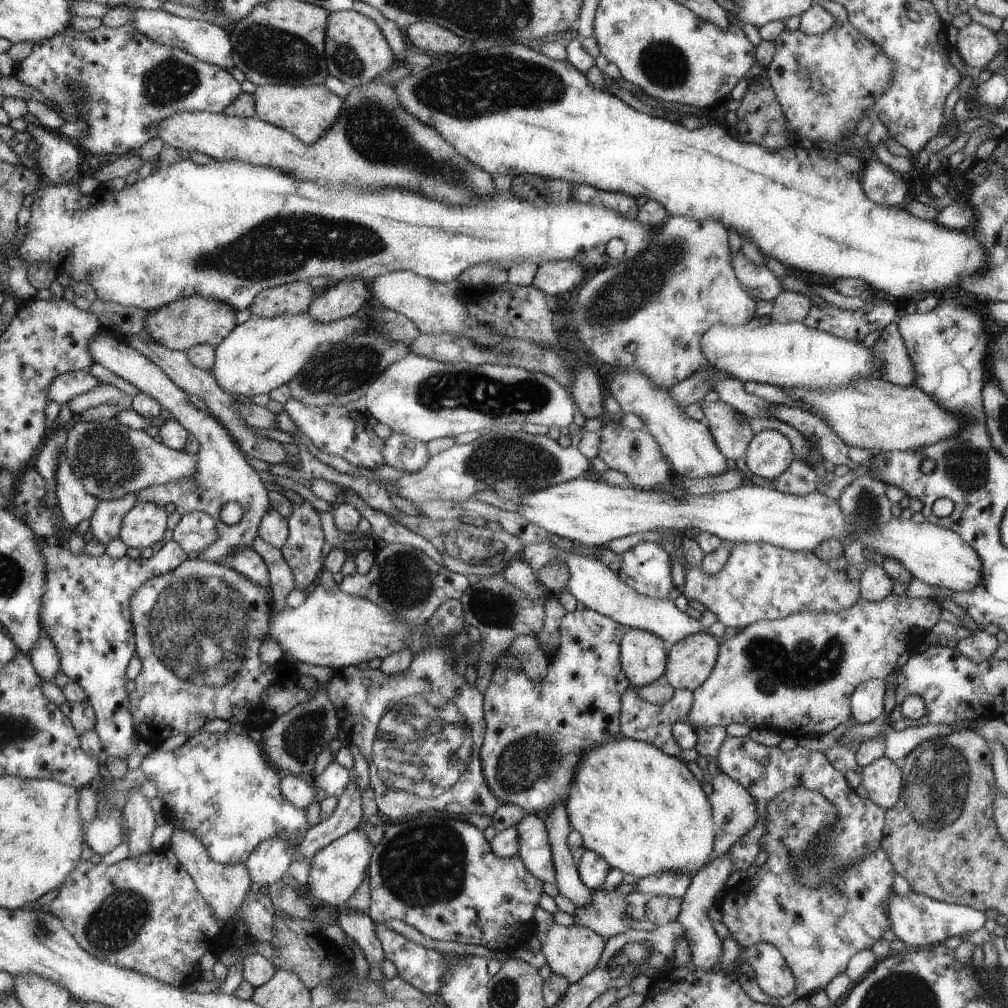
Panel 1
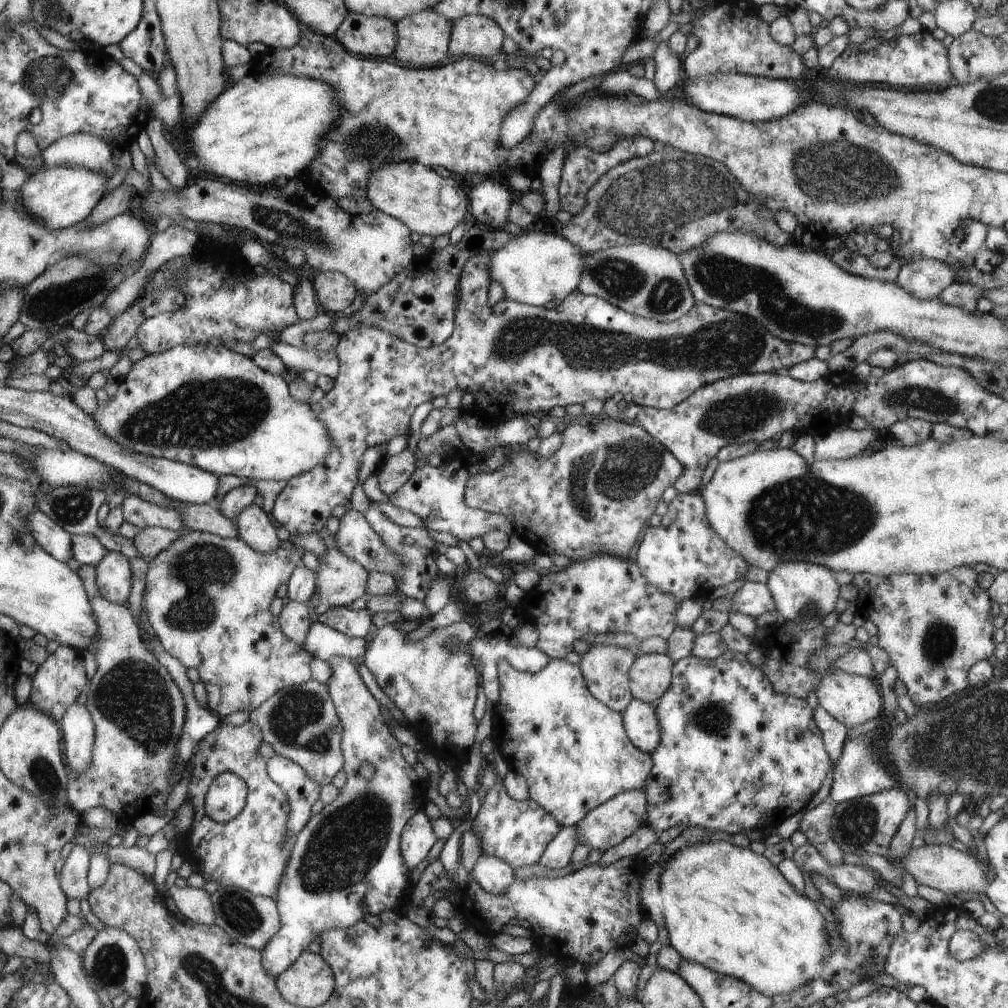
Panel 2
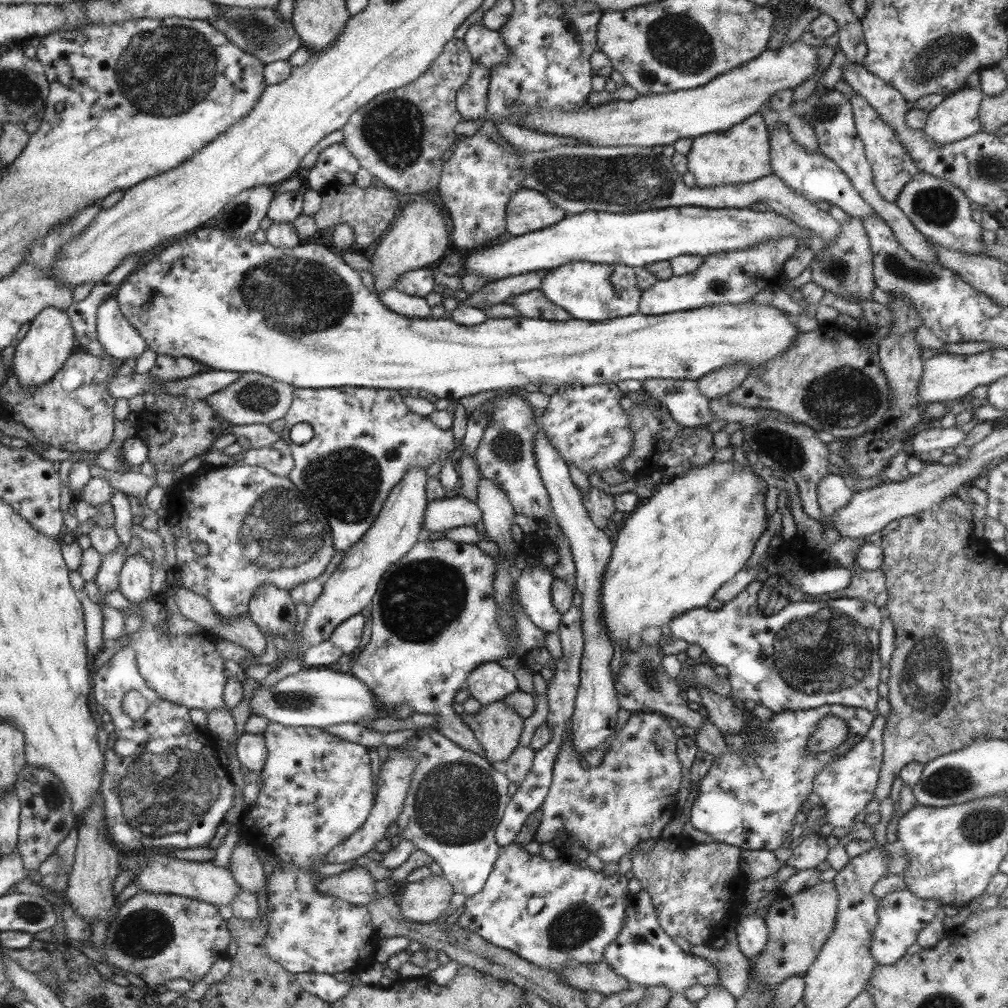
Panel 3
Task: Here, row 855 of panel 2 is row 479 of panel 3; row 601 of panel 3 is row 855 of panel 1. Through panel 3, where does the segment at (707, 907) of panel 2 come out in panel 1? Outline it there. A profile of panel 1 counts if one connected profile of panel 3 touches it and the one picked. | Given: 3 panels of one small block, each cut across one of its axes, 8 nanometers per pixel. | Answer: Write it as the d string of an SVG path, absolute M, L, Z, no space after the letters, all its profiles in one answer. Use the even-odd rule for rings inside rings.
M621 738L589 750L573 776L573 790L567 798L567 816L573 830L583 838L583 848L599 854L611 870L631 874L635 880L655 876L659 872L697 874L713 854L715 828L709 796L701 790L701 782L689 772L687 764L679 762L647 742Z

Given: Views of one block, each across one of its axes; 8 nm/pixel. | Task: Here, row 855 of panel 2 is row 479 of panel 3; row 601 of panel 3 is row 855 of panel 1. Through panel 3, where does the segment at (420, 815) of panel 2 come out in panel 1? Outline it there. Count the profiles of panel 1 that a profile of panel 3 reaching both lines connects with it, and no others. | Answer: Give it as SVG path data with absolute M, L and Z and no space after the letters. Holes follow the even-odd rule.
M359 828L347 832L345 836L333 840L331 844L327 844L325 848L321 848L313 860L309 862L309 894L317 900L321 900L325 906L329 908L339 908L343 906L349 896L359 888L359 884L363 882L369 862L371 862L371 840L367 838L365 832L361 832Z

